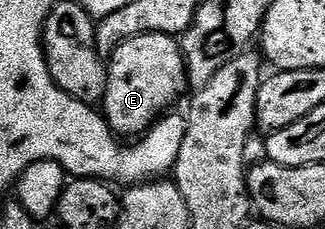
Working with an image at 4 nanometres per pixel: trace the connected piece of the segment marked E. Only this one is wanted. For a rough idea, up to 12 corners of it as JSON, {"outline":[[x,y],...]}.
{"outline":[[172,35],[125,39],[108,56],[103,114],[137,137],[187,87]]}

